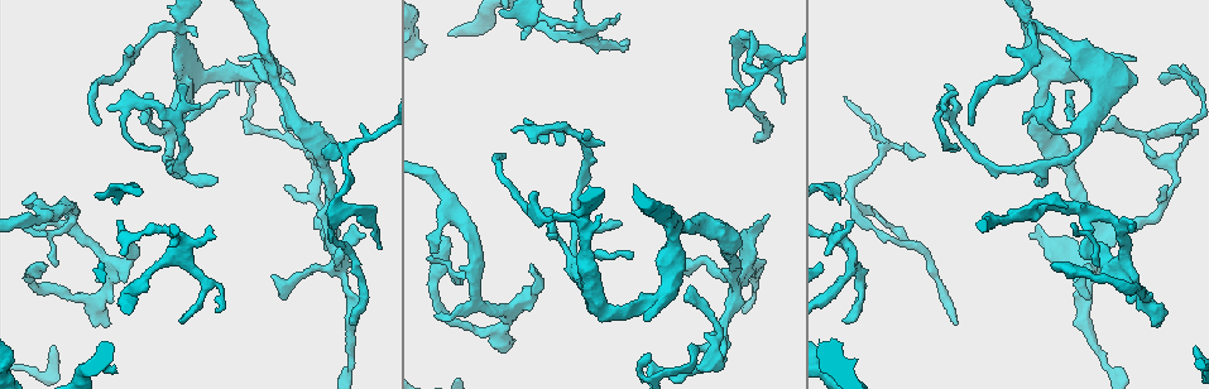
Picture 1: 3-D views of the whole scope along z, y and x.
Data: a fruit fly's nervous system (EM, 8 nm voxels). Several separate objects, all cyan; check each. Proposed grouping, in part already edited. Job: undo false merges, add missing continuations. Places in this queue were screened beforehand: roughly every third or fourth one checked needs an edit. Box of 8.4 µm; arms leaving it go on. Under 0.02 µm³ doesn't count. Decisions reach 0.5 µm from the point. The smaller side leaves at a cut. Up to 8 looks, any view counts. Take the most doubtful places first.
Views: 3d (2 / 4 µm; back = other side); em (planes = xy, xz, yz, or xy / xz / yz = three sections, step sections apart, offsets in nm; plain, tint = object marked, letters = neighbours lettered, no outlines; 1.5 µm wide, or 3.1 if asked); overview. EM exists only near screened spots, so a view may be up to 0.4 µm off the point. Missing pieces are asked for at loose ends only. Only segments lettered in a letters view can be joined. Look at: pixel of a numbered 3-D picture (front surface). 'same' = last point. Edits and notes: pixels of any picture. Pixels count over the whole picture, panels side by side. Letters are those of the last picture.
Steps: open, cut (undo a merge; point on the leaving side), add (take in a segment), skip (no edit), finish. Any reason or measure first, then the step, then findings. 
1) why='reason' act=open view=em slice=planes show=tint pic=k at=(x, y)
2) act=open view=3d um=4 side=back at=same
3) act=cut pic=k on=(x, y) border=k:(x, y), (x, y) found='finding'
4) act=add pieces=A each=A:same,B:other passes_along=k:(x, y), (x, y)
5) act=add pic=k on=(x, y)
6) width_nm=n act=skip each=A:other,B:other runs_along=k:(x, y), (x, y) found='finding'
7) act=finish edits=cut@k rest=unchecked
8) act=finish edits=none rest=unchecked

why='branch stops here' act=open view=em slice=planes show=letters pic=1 at=(355, 321)

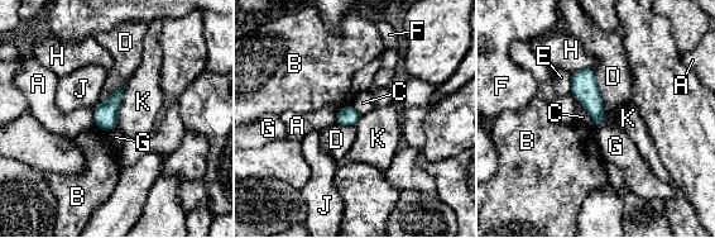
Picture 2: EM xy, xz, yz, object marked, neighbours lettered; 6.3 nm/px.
width_nm=120 act=skip each=A:other,B:other,C:other,D:other,E:other,F:other,G:other,H:other,J:other,K:other border=2:(126, 84), (115, 127) found='no lettered segment goes on from it'

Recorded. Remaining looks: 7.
why='an open end' act=open view=em slice=planes show=letters pic=1 at=(622, 42)

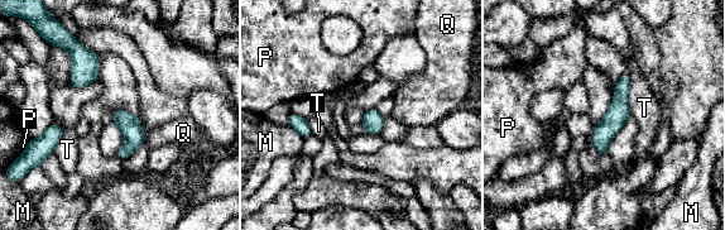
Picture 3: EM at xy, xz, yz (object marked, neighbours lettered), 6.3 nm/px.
width_nm=140 act=skip each=M:other,P:other,Q:other,T:other runs_along=3:(625, 77), (600, 149) found='no lettered segment goes on from it'

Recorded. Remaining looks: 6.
why='thin end' act=open view=em slice=yz step=4 show=letters pic=1 at=(1165, 188)

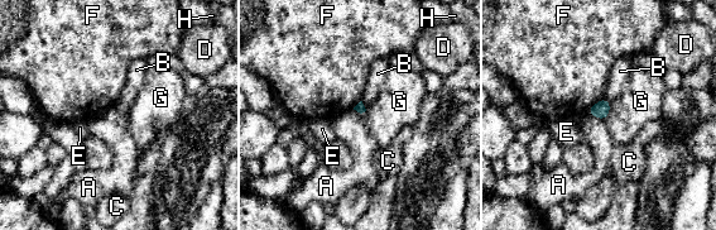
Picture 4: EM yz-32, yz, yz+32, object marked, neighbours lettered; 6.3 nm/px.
why='cut it another way' act=open view=em slice=planes show=letters at=same

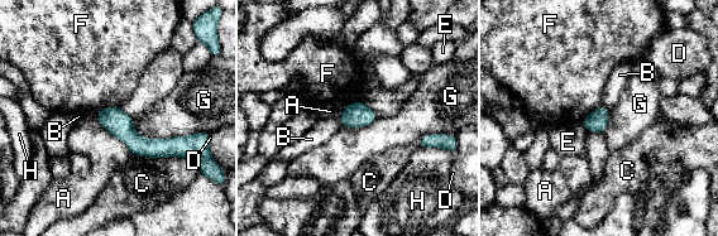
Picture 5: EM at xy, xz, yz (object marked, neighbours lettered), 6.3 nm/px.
longest_contact=G:460nm act=skip each=A:other,B:other,C:other,D:other,E:other,F:other,G:other,H:other runs_along=5:(100, 115), (142, 147), (188, 139) found='no lettered segment goes on from it'

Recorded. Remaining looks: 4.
act=finish edits=none rest=unchecked

